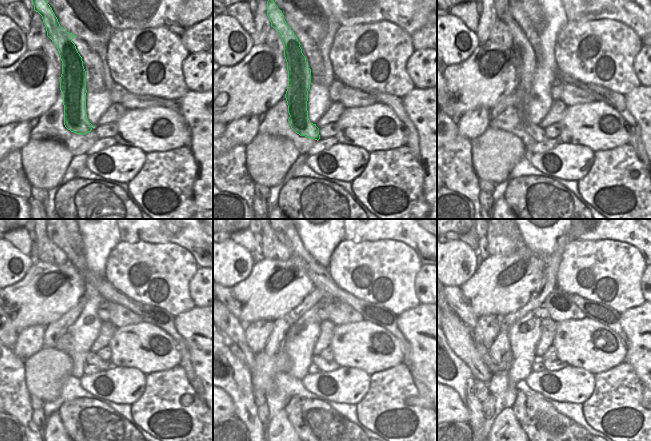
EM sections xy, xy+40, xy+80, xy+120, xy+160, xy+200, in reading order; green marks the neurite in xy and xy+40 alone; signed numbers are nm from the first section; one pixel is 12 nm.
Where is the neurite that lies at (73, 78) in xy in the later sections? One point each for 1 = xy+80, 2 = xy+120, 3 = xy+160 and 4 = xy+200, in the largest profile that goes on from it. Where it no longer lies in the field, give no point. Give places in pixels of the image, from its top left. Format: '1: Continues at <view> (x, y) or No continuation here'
1: Continues at xy+80 (526, 73)
2: Continues at xy+120 (92, 358)
3: Continues at xy+160 (325, 365)
4: Continues at xy+200 (552, 365)

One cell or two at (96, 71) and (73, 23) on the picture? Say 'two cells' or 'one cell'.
one cell

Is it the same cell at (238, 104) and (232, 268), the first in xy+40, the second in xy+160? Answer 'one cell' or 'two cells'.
two cells

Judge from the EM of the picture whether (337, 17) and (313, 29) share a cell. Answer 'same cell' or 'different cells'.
different cells

